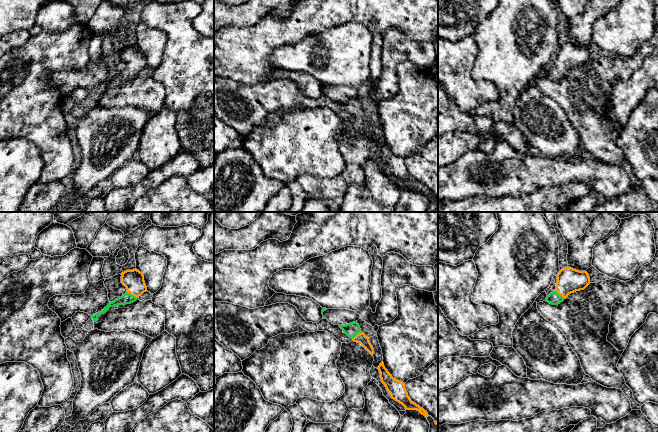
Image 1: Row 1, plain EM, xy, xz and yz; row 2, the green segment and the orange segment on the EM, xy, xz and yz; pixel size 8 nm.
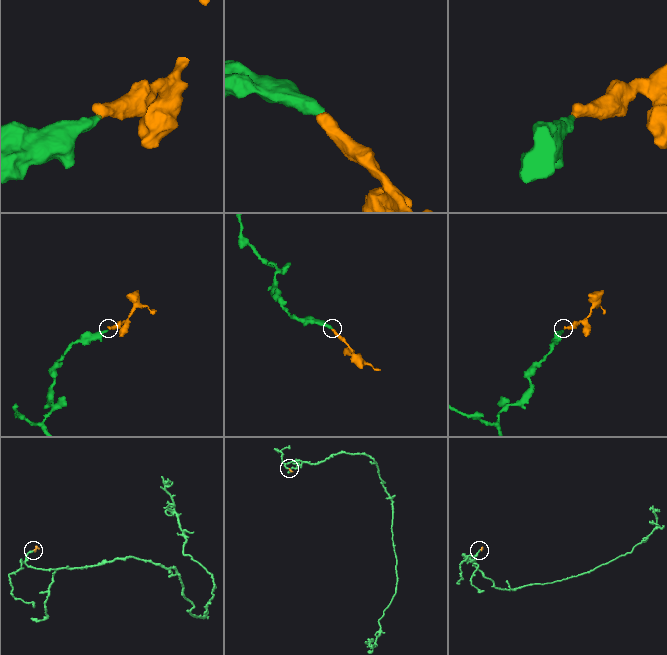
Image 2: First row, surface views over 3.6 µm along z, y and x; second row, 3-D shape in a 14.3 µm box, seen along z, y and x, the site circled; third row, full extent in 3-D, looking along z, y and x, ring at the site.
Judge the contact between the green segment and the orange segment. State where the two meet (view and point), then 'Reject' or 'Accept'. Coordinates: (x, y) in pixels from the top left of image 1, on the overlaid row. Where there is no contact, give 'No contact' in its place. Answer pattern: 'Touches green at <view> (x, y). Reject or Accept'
Touches green at xy (132, 295). Accept

